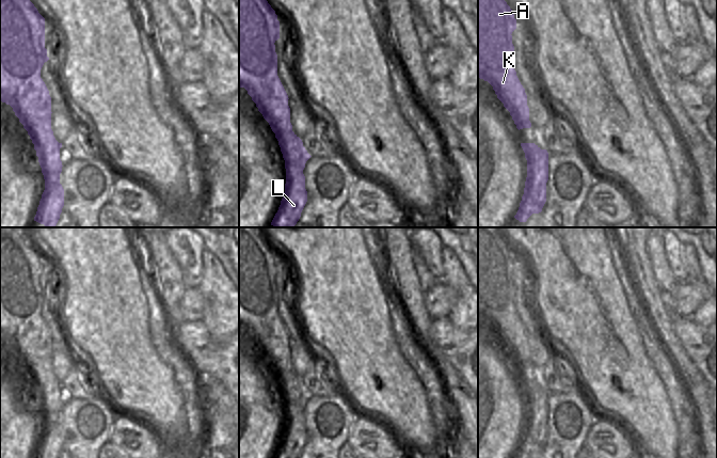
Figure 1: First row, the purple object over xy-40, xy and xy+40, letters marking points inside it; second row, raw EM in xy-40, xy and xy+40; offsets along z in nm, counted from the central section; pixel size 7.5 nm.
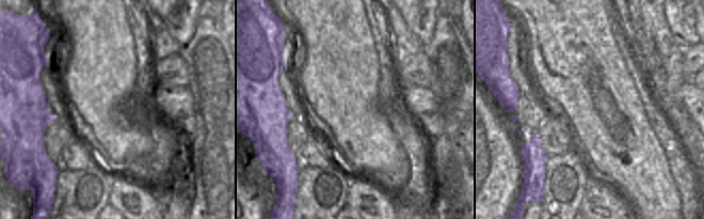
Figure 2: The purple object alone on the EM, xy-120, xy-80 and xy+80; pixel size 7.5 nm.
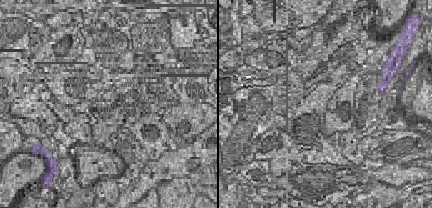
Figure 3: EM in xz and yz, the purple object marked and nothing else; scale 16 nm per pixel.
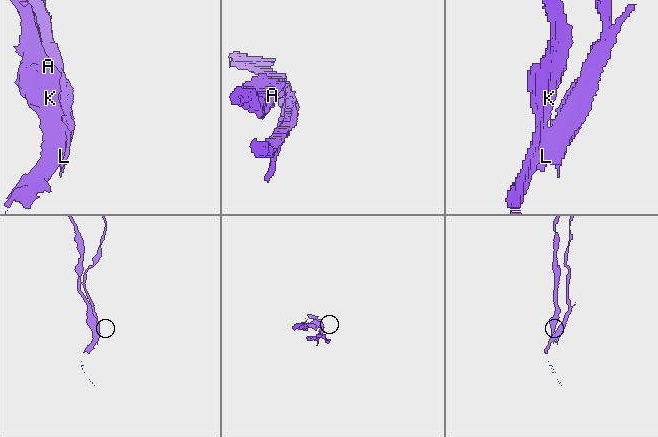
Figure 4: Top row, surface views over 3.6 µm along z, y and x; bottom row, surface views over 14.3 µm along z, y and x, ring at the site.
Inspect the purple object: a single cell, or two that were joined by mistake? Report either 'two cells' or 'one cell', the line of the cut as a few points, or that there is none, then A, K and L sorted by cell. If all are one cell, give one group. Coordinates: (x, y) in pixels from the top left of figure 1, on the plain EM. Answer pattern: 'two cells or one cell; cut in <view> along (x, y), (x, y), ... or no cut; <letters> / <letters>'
two cells; cut in xy along (306, 398), (302, 396), (297, 403), (285, 404); A K / L

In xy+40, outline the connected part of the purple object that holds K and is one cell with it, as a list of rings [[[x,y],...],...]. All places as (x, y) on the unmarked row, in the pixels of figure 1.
[[[478,227],[478,316],[488,320],[497,337],[510,351],[516,367],[530,367],[527,334],[514,309],[512,271],[516,268],[514,252],[498,227]]]

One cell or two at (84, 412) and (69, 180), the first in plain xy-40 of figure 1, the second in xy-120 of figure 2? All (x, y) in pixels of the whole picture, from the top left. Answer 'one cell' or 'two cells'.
one cell

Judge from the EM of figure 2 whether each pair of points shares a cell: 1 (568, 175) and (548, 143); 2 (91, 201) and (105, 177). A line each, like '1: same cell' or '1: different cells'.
1: different cells
2: same cell

